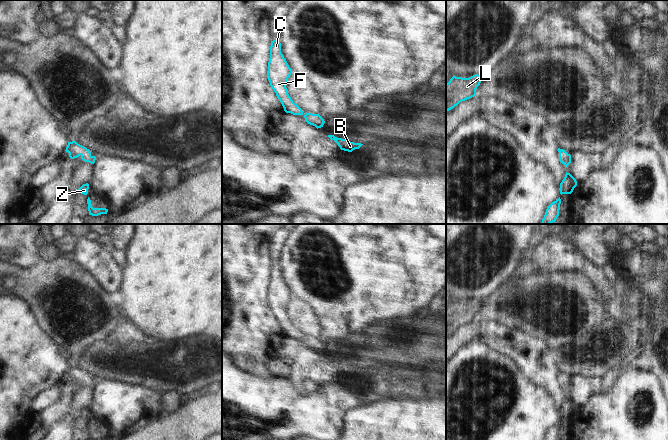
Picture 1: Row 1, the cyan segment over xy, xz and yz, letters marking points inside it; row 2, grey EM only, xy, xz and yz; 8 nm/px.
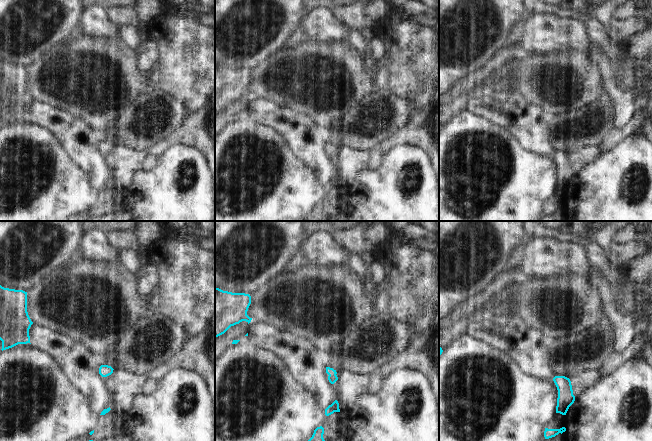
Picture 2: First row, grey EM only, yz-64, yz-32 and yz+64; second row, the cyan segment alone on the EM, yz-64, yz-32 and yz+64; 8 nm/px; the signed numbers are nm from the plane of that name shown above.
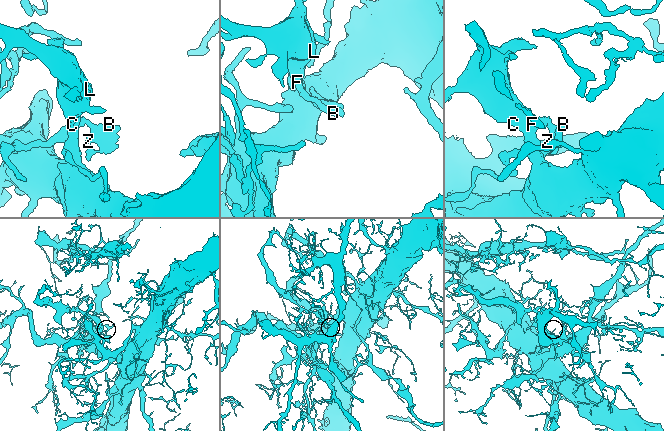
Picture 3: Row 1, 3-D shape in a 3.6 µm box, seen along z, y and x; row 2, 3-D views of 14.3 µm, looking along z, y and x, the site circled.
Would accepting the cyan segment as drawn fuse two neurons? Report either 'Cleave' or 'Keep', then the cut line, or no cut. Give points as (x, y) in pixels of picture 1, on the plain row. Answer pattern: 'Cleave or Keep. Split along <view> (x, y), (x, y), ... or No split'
Keep. No split.

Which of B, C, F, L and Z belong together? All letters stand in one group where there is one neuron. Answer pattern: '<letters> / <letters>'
B C F L Z

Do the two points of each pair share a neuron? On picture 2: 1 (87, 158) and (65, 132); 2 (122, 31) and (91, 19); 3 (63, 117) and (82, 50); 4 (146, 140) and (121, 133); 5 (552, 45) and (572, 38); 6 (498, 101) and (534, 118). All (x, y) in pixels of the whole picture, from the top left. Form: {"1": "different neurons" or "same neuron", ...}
{"1": "same neuron", "2": "same neuron", "3": "different neurons", "4": "same neuron", "5": "same neuron", "6": "same neuron"}

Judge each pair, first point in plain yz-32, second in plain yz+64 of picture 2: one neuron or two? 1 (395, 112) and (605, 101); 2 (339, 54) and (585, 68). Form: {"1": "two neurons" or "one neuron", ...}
{"1": "one neuron", "2": "one neuron"}

